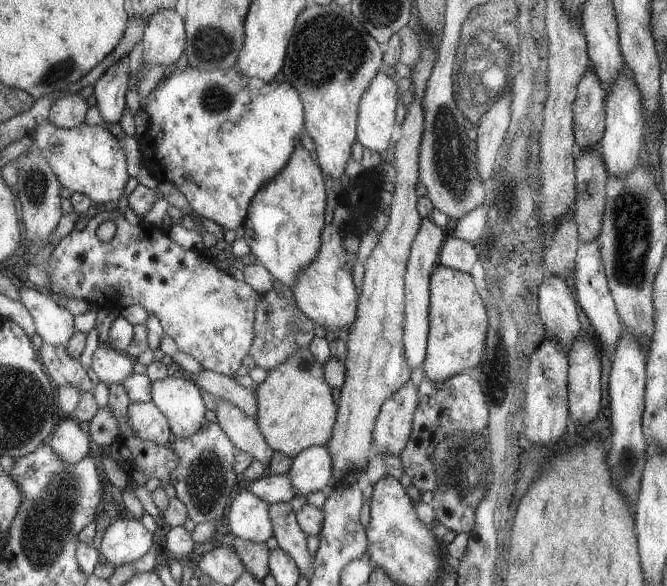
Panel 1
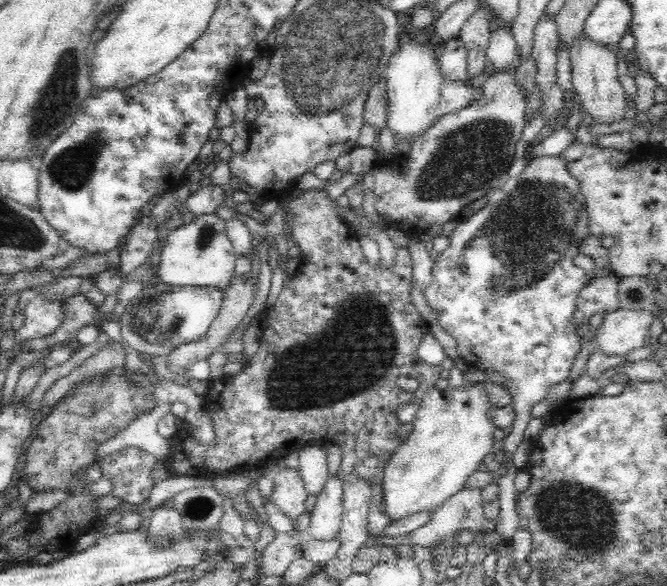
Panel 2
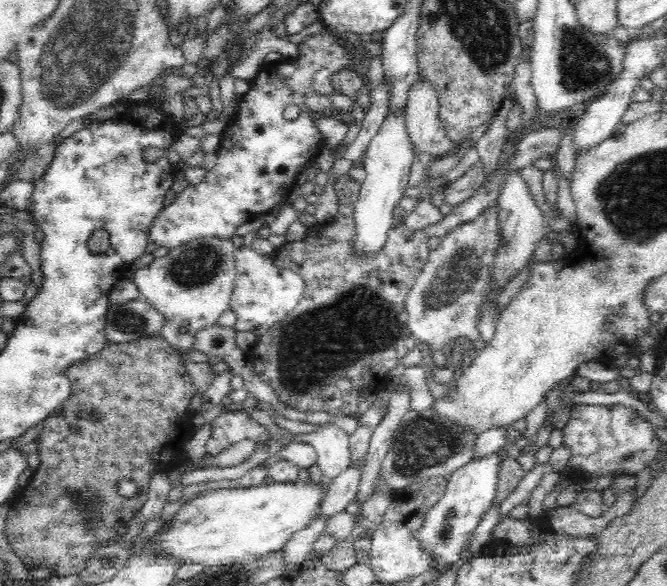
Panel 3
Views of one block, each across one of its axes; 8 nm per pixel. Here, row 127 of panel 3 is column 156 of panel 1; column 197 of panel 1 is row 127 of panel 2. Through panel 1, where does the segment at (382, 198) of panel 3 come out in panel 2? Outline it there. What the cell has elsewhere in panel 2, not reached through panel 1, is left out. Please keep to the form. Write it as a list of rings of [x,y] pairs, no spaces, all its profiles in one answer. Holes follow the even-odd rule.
[[[408,34],[400,35],[398,48],[396,52],[392,54],[391,60],[388,62],[384,77],[386,81],[386,94],[387,94],[387,107],[386,107],[386,126],[385,128],[393,132],[394,138],[397,142],[410,142],[414,141],[414,138],[420,137],[420,134],[424,134],[434,126],[434,122],[450,114],[456,112],[465,106],[472,104],[476,99],[480,98],[481,86],[473,85],[466,86],[464,81],[450,80],[444,78],[439,73],[439,66],[437,65],[436,50],[440,48],[438,45],[434,45],[433,42],[427,42],[424,44],[412,41],[411,36]]]

